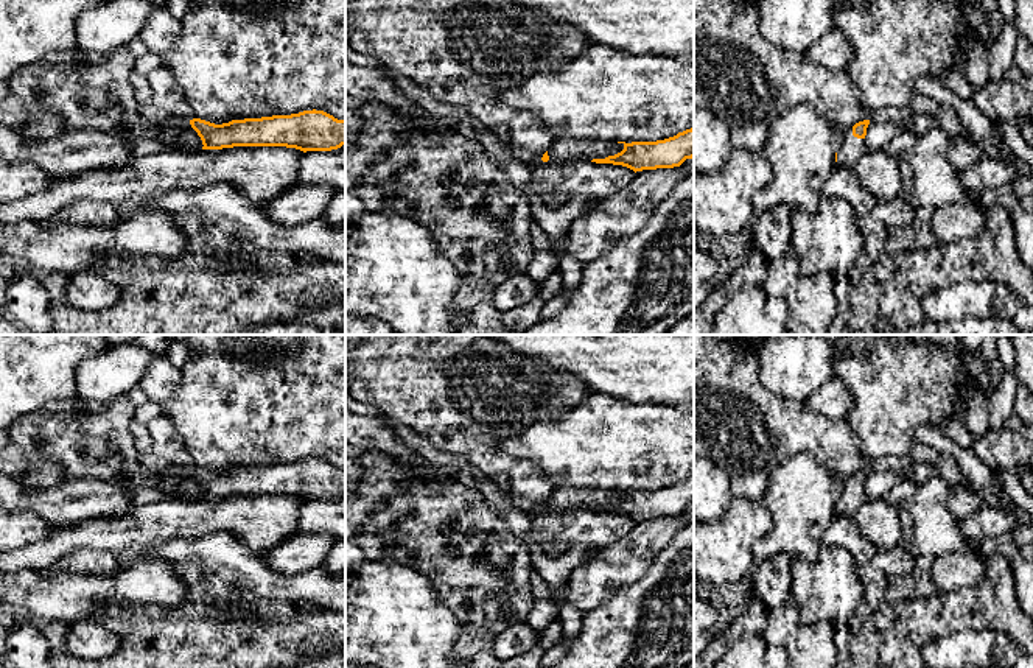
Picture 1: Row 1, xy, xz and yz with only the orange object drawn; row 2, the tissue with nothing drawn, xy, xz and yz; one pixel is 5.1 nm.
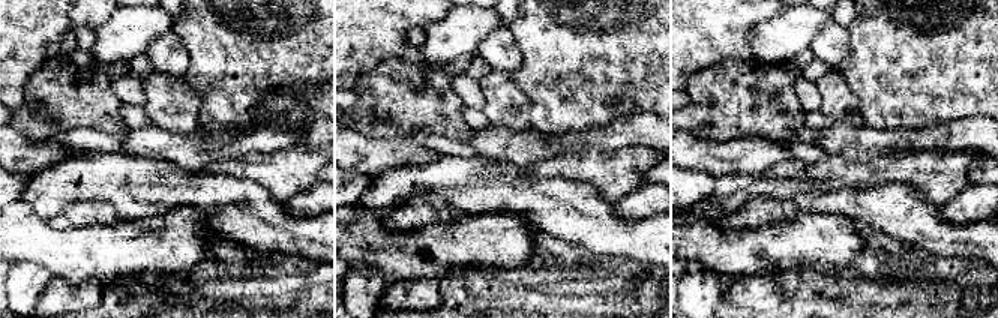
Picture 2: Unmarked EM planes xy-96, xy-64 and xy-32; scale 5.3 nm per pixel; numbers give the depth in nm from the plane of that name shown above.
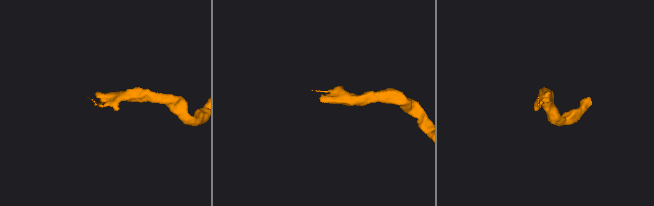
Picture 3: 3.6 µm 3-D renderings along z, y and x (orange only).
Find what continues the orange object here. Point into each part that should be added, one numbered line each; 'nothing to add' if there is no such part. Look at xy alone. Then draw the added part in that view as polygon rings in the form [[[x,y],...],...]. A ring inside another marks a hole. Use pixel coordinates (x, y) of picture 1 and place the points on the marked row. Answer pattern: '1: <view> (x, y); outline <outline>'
1: xy (170, 133); outline [[[170,117],[165,123],[159,125],[157,139],[160,139],[171,149],[188,149],[182,145],[182,132],[190,125],[190,120]]]

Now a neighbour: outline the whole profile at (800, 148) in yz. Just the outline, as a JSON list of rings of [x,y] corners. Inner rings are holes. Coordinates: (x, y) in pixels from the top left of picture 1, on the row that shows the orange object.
[[[809,103],[783,114],[772,125],[762,148],[773,176],[753,196],[755,220],[778,206],[815,212],[825,182],[835,168],[845,131]]]

